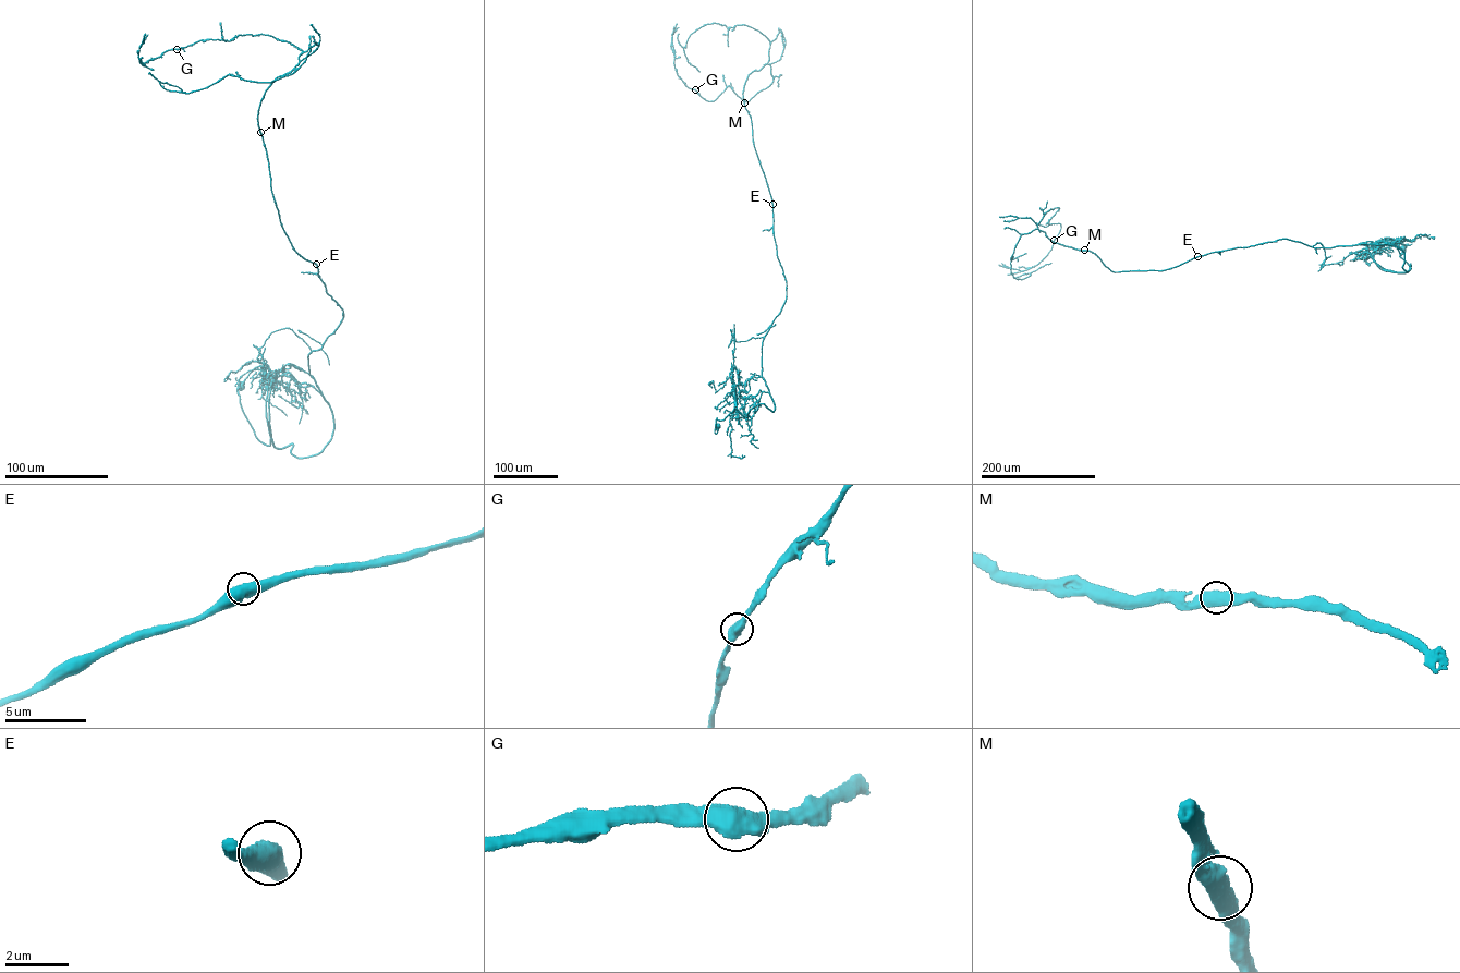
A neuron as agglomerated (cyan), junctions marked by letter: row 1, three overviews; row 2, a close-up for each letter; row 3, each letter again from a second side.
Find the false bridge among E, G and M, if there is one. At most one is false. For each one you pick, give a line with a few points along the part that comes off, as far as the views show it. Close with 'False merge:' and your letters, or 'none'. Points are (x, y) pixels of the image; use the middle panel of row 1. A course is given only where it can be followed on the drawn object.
False merge: none

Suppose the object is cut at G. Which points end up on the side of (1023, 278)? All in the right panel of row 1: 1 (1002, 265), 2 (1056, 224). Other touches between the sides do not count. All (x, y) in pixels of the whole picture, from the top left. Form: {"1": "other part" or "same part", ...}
{"1": "other part", "2": "other part"}

